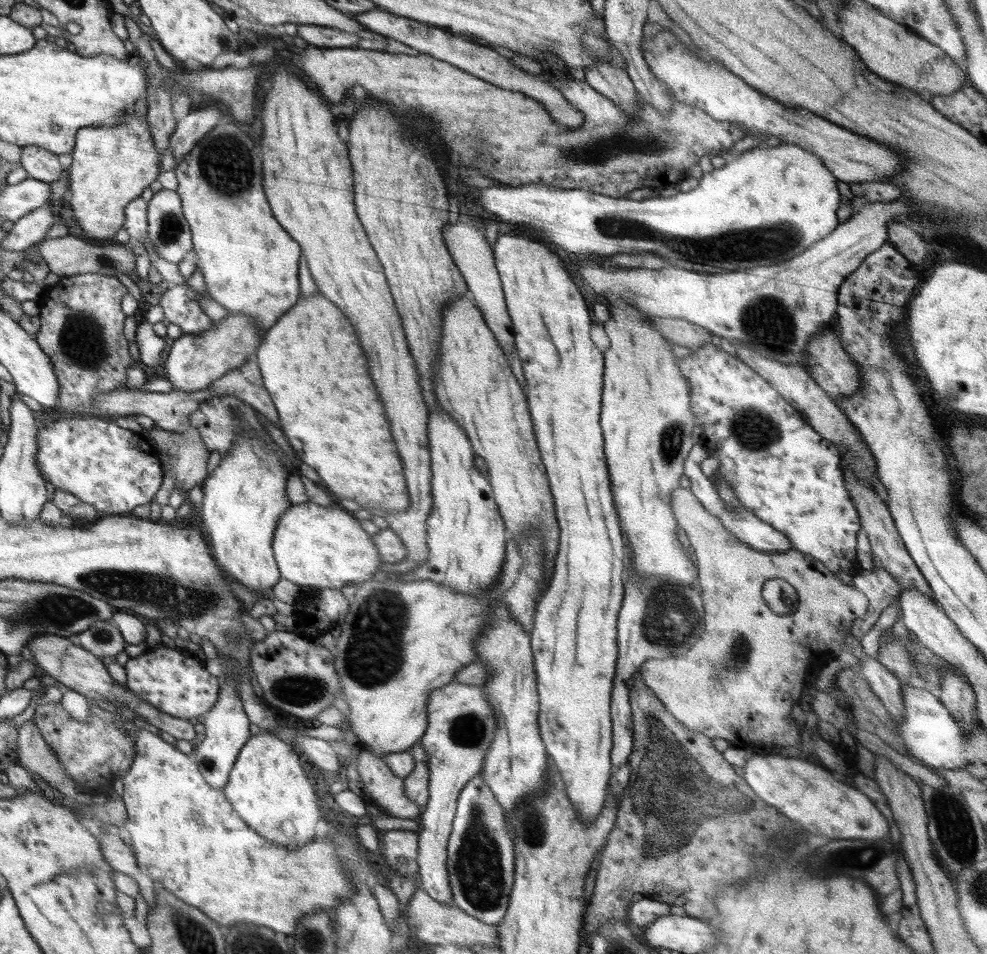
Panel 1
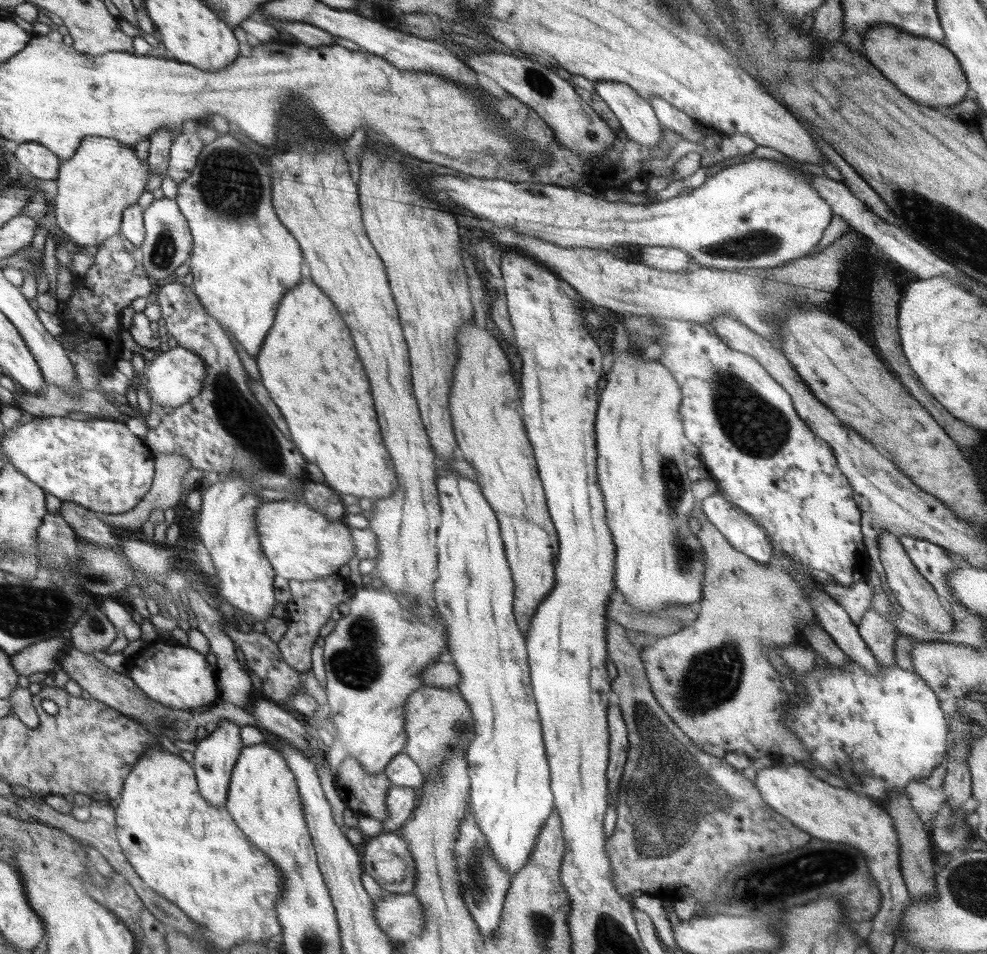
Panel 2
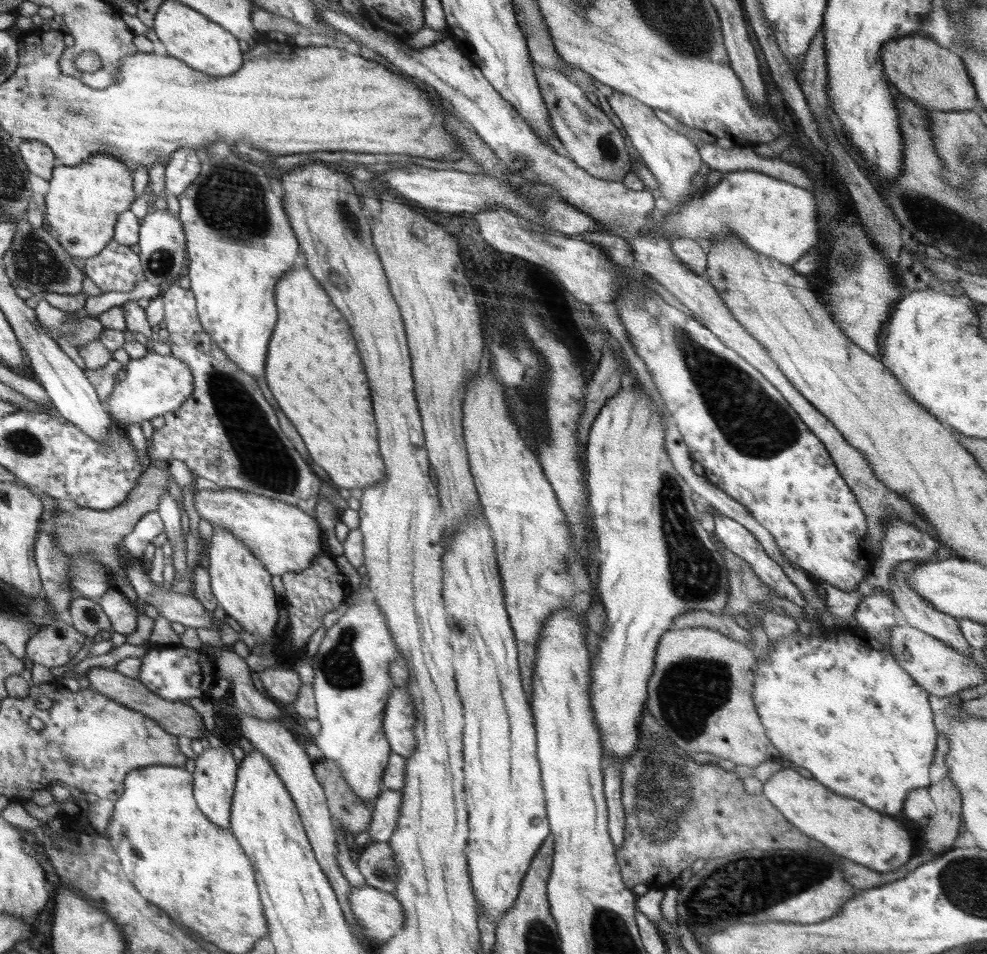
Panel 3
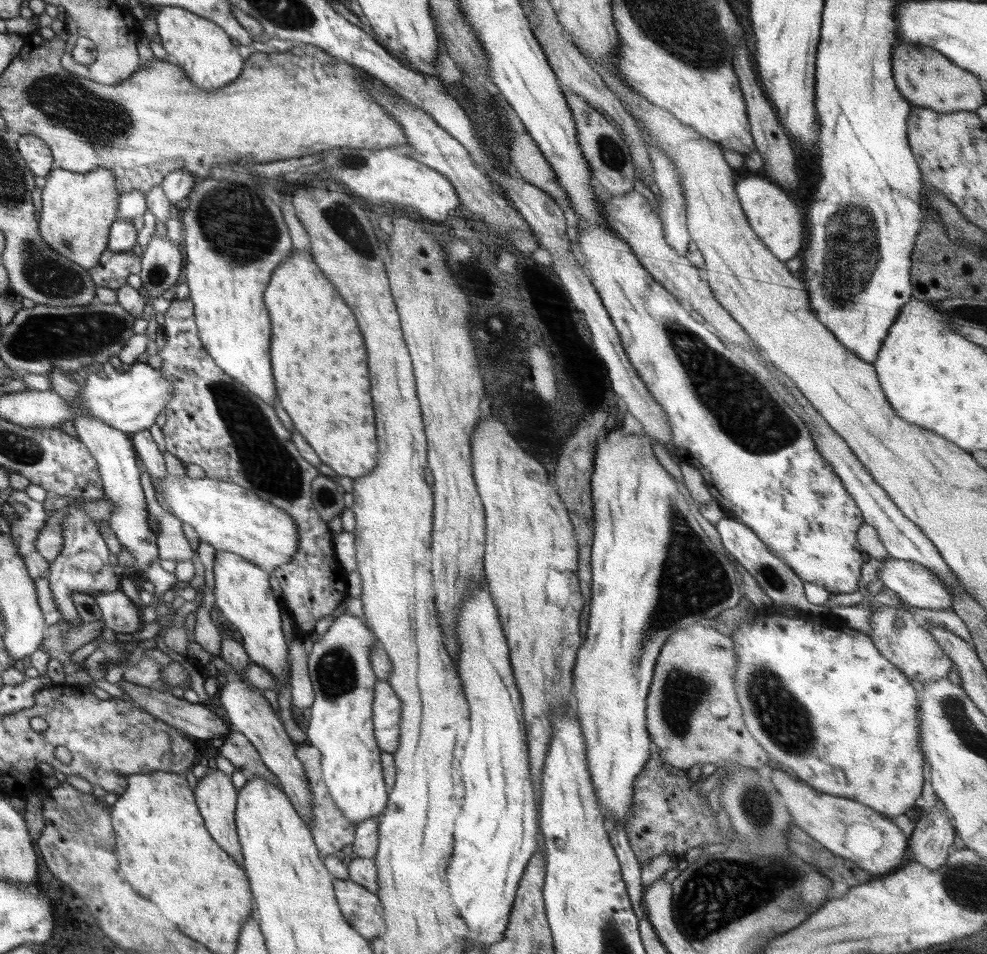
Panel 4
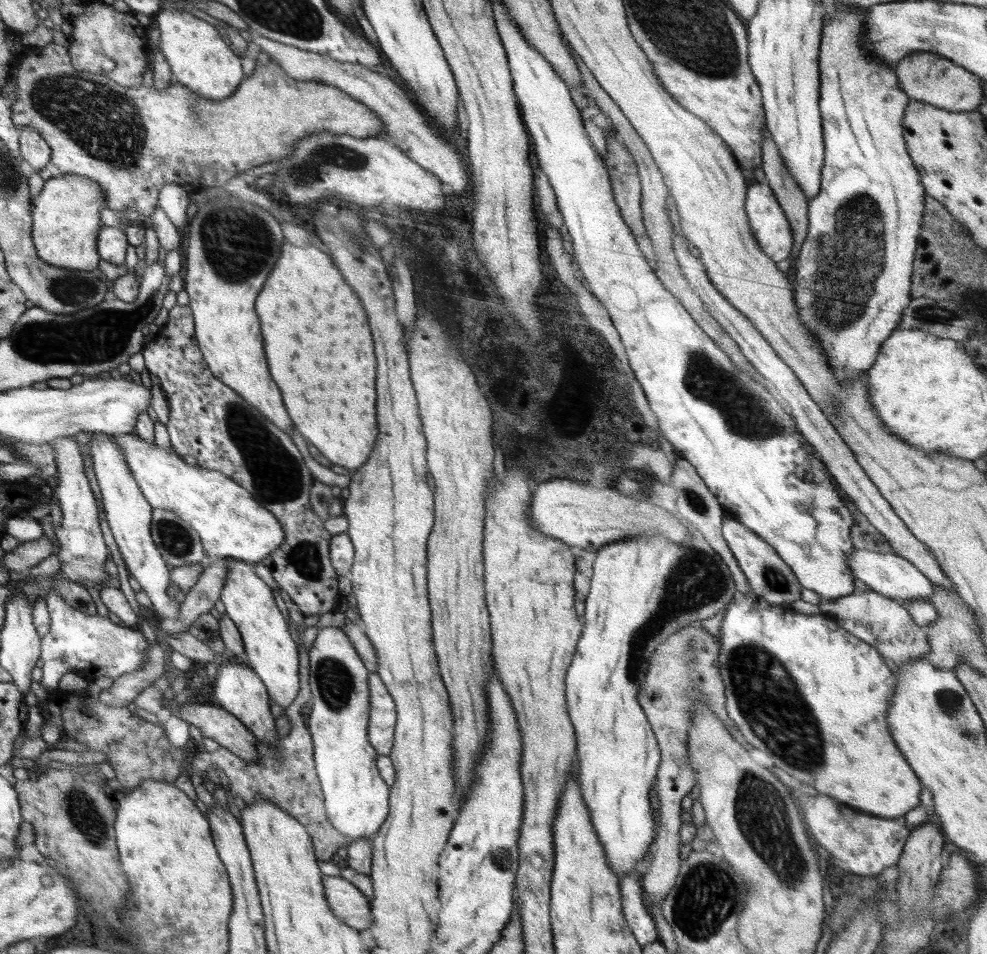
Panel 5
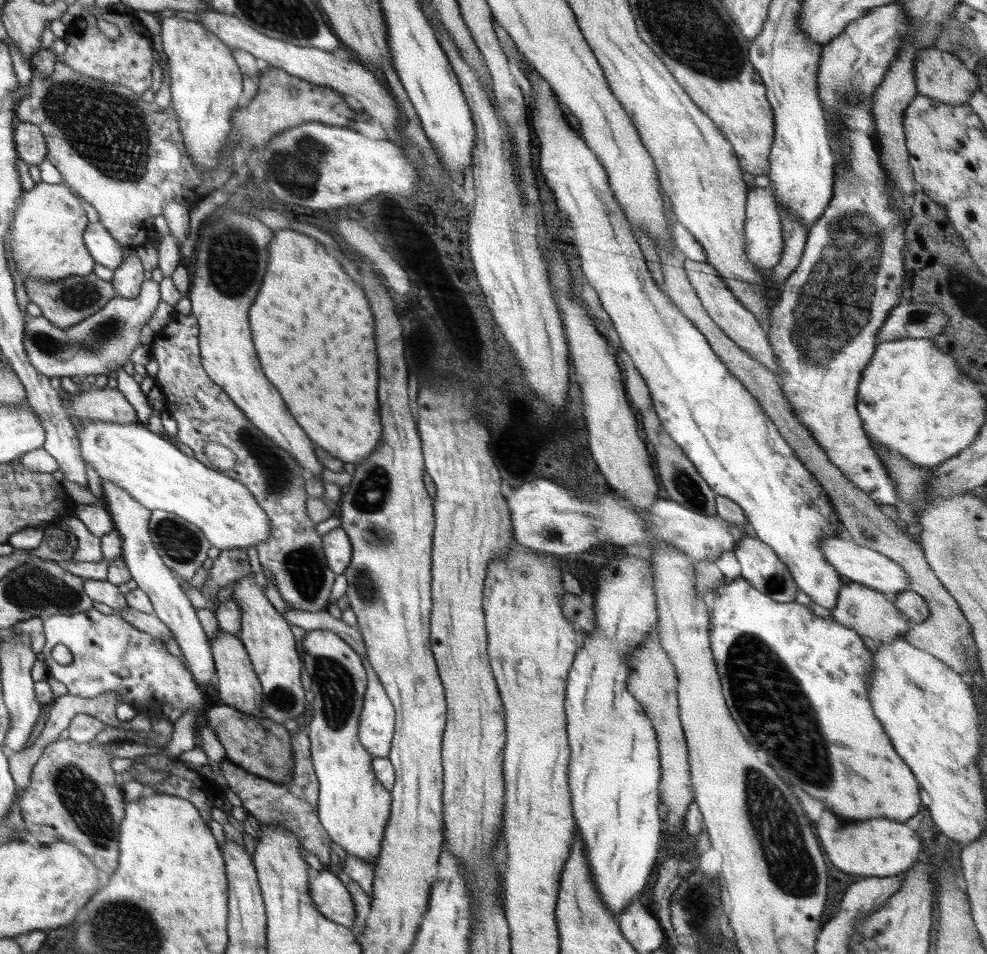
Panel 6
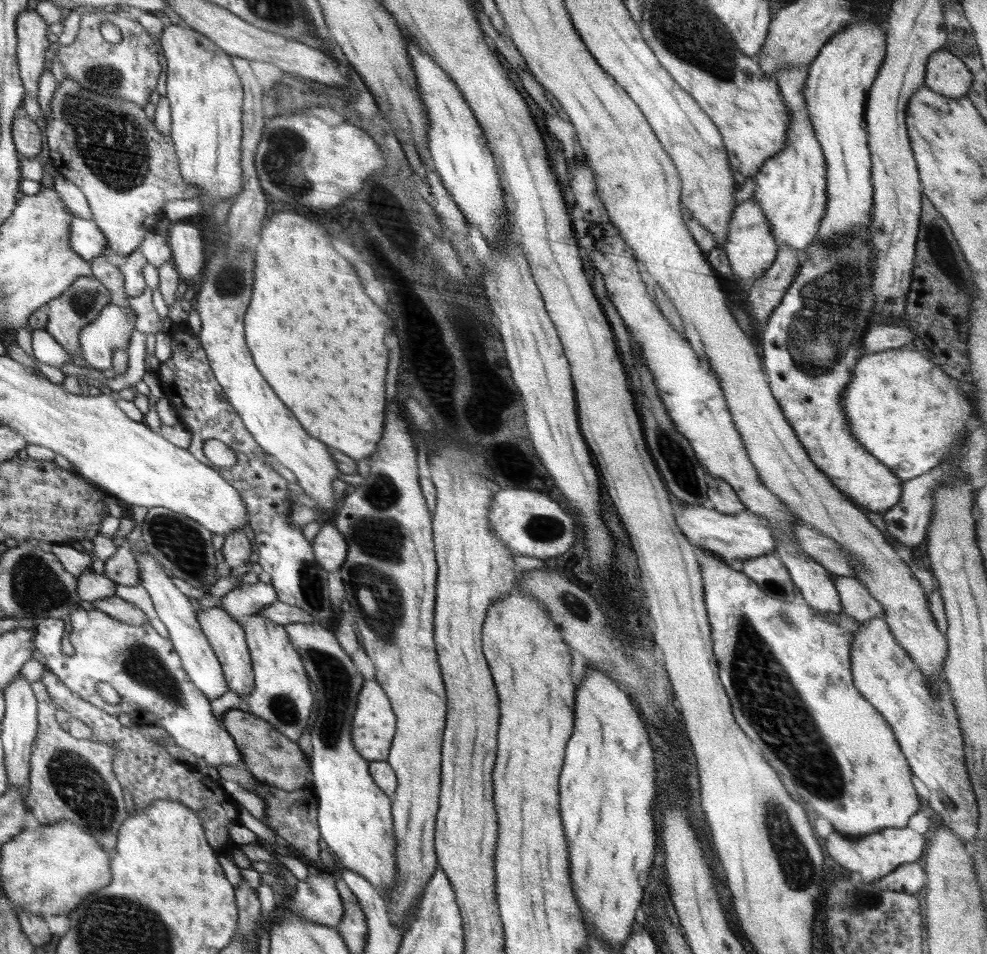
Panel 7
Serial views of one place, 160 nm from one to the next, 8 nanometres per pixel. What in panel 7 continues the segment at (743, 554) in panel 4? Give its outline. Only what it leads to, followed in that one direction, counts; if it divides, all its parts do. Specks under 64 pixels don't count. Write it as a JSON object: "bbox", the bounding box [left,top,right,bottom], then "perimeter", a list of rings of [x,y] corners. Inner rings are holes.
{"bbox":[741,553,796,602],"perimeter":[[[776,553],[753,556],[743,560],[741,571],[758,585],[765,596],[788,602],[796,598],[795,584]]]}

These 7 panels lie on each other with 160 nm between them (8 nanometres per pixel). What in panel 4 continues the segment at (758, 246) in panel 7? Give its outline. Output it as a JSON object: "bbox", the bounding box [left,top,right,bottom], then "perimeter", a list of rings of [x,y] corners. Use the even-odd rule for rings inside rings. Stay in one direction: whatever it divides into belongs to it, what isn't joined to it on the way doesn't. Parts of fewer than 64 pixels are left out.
{"bbox":[735,174,806,261],"perimeter":[[[757,174],[736,181],[735,193],[751,229],[778,260],[786,261],[799,256],[800,251],[803,250],[802,242],[806,236],[804,233],[806,225],[804,224],[804,215],[800,211],[804,207],[798,205],[797,196],[789,195],[766,176]]]}

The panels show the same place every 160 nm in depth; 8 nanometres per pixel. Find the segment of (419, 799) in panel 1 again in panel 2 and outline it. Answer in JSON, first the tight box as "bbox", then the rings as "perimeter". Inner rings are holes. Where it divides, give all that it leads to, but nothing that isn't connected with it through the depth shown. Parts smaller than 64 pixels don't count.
{"bbox":[382,786,419,833],"perimeter":[[[393,786],[386,794],[386,807],[388,818],[382,821],[384,833],[398,832],[410,819],[416,802],[418,802],[419,788],[408,786]]]}

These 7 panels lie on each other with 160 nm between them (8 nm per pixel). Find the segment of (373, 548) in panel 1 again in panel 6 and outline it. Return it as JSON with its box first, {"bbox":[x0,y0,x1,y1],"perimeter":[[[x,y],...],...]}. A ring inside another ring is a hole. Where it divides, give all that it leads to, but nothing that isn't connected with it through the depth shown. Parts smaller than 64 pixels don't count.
{"bbox":[76,420,272,550],"perimeter":[[[91,420],[82,422],[82,431],[76,431],[82,460],[88,467],[93,467],[102,480],[112,481],[124,487],[140,504],[152,510],[173,512],[195,524],[204,536],[220,550],[229,548],[257,547],[269,538],[272,524],[267,512],[260,506],[252,492],[240,481],[229,477],[218,469],[207,466],[196,458],[189,458],[172,444],[166,436],[150,431],[141,423],[108,422],[107,420]]]}

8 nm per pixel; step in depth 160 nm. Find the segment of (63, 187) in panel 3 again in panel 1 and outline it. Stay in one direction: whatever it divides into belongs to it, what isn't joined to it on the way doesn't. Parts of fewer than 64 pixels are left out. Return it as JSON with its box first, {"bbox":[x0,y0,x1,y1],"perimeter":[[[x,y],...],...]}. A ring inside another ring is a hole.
{"bbox":[63,108,158,240],"perimeter":[[[127,108],[122,122],[114,126],[84,127],[76,135],[70,166],[70,186],[63,203],[74,211],[82,230],[94,240],[112,238],[126,223],[126,208],[156,180],[158,152],[147,120]]]}

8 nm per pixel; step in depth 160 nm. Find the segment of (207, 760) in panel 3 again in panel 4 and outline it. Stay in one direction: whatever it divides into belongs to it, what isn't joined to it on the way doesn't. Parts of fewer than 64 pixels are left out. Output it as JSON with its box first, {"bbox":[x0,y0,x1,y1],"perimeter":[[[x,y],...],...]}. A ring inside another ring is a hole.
{"bbox":[195,768,244,868],"perimeter":[[[210,768],[206,776],[198,779],[195,792],[196,804],[200,806],[200,813],[203,814],[203,820],[207,822],[207,828],[211,831],[211,835],[220,845],[220,848],[223,848],[224,852],[227,852],[228,856],[231,856],[232,860],[236,860],[243,868],[244,858],[238,842],[235,824],[236,796],[238,794],[236,794],[232,779],[218,768],[215,770]]]}

